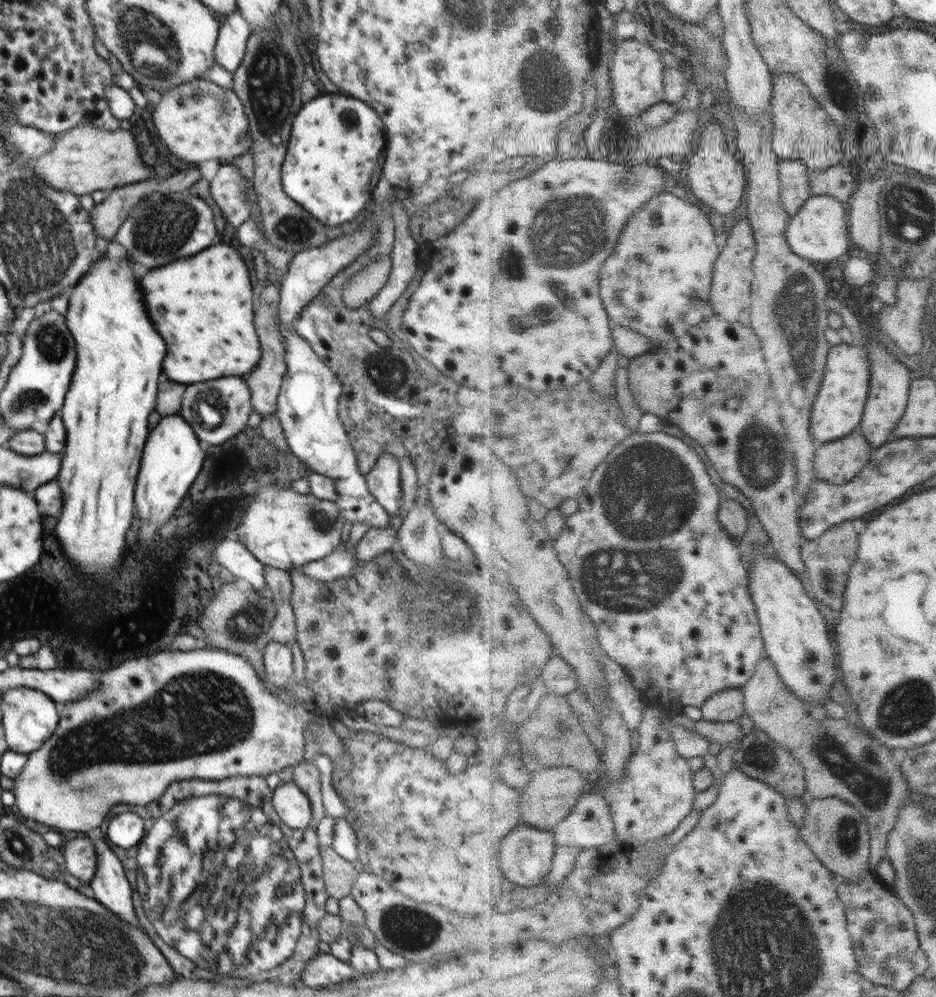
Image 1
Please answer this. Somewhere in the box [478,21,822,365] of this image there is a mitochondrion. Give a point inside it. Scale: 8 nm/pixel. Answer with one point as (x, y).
(571, 228)

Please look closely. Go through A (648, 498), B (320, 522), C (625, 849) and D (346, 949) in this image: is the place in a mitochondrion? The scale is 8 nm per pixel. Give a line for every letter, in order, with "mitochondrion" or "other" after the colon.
A: mitochondrion
B: mitochondrion
C: other
D: other

